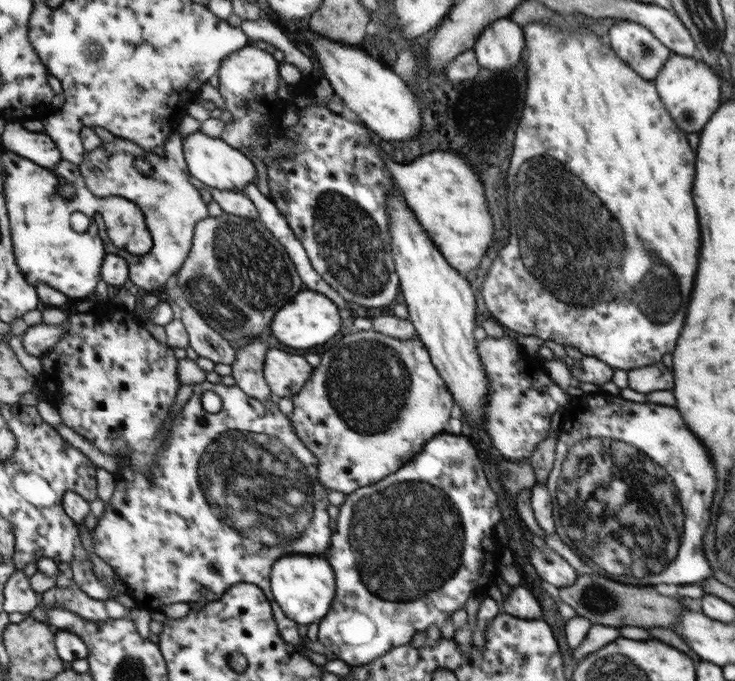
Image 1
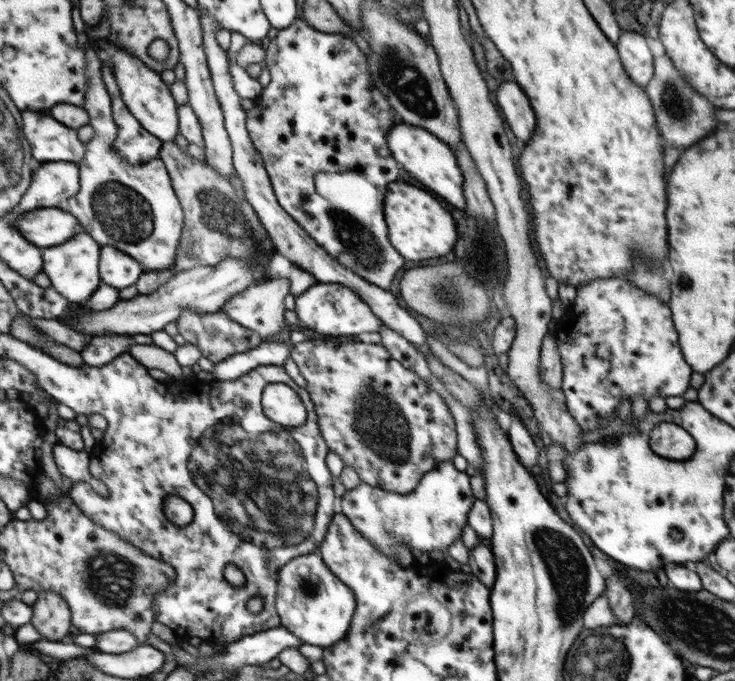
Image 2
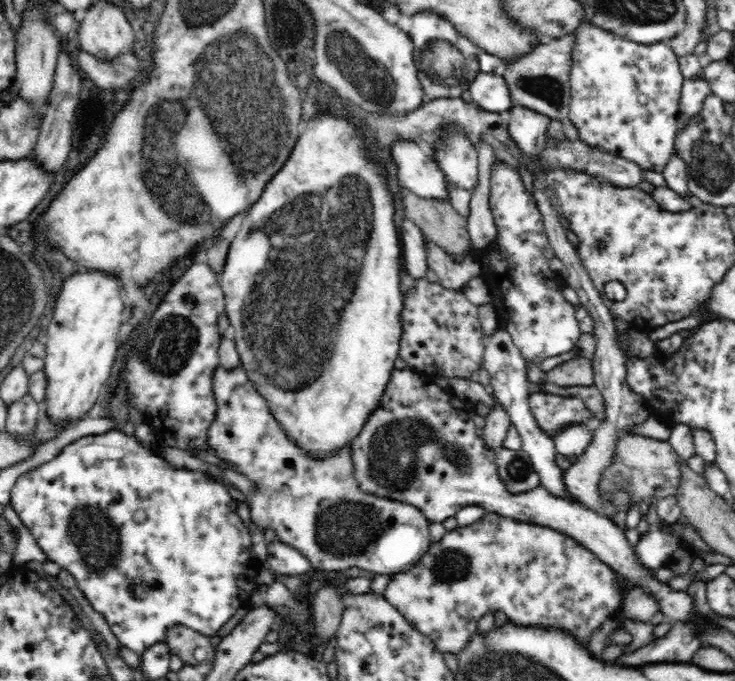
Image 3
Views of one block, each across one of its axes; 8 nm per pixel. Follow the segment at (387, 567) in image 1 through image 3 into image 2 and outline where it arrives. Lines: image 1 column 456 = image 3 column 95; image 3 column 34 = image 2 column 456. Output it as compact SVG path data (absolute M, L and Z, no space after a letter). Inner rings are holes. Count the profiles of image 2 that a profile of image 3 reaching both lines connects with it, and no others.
M452 461L441 462L425 472L418 486L408 494L398 494L360 483L356 488L346 491L338 500L337 509L386 556L397 557L401 544L406 545L411 552L429 554L434 550L444 550L447 553L454 540L461 538L470 509L477 500L472 495L469 478Z

